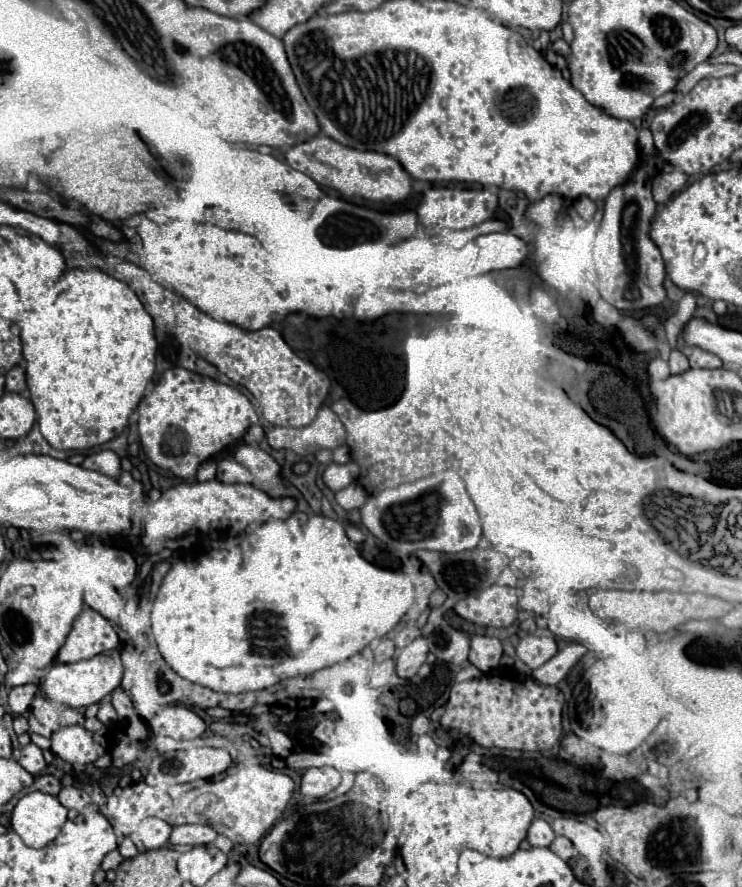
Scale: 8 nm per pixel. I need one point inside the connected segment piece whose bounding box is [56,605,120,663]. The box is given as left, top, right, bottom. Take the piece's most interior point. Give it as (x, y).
(91, 634)

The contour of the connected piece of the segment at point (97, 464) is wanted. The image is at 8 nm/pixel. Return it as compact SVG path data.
M100 451L96 455L90 455L90 457L84 459L82 467L98 471L98 473L104 473L104 475L108 475L112 479L118 479L118 475L122 473L120 457L114 451Z

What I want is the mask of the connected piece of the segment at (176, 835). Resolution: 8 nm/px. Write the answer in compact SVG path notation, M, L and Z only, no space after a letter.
M178 825L172 831L170 843L174 845L208 845L214 843L216 831L208 825Z

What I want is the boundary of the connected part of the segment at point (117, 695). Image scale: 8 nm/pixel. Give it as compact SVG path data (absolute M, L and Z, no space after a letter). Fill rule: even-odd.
M116 689L110 695L110 701L112 701L112 705L114 705L114 709L116 709L116 713L118 713L120 719L126 719L126 717L130 717L134 713L132 701L130 701L130 697L128 697L128 693L124 689Z

